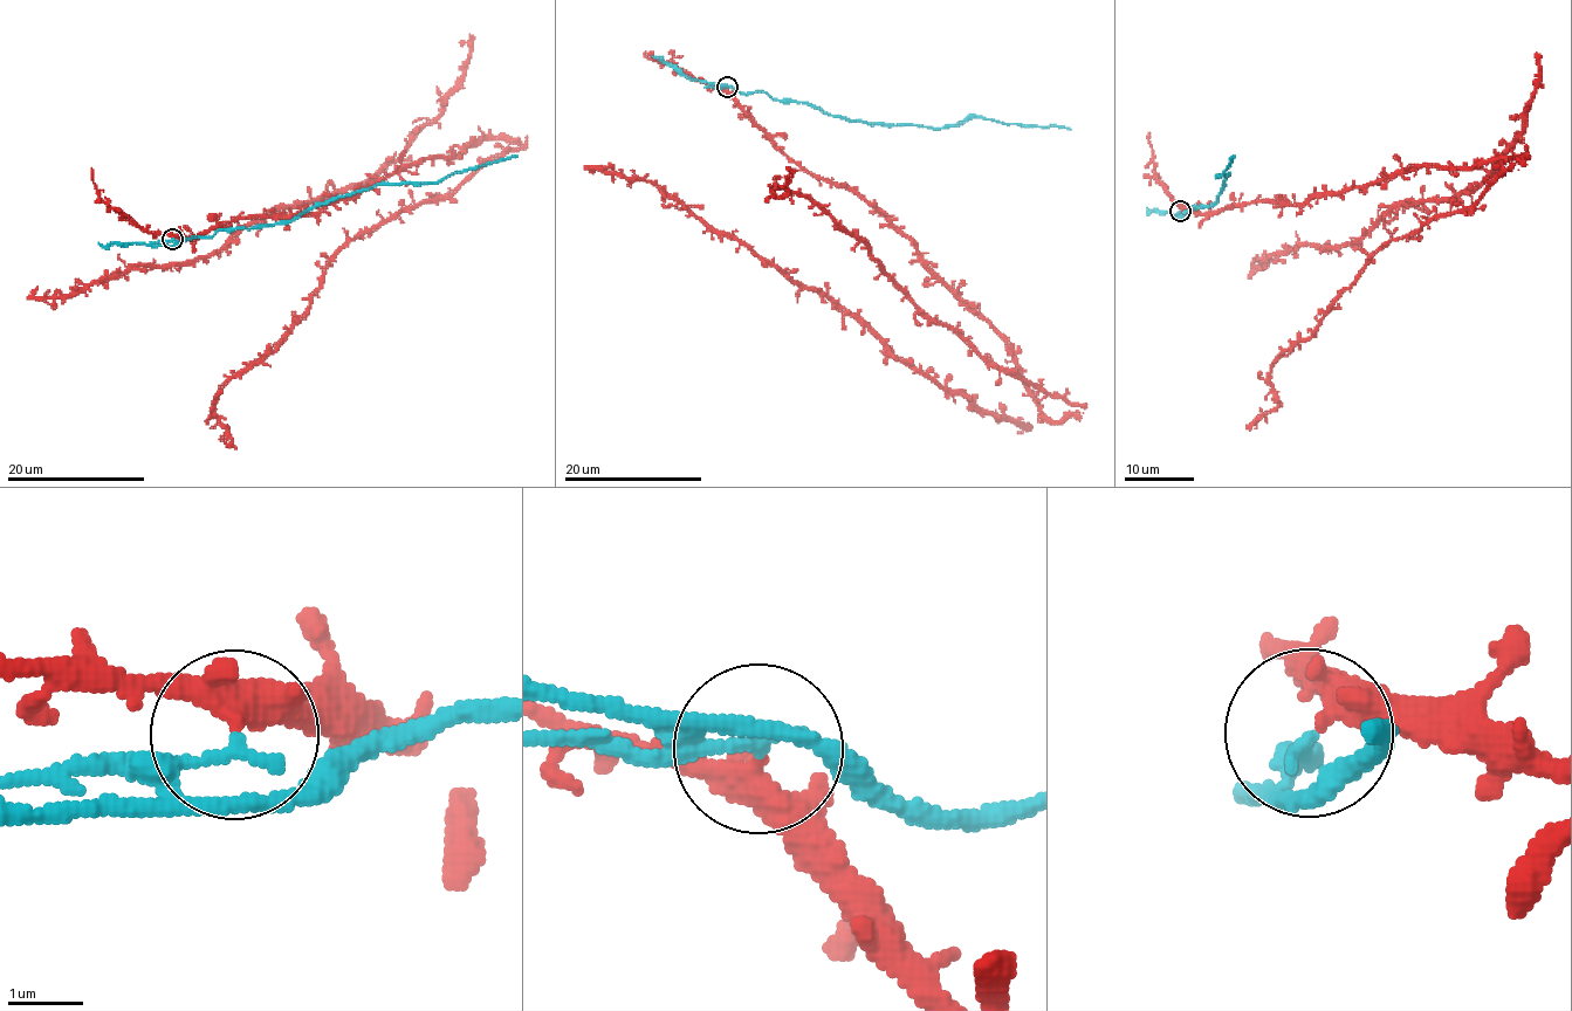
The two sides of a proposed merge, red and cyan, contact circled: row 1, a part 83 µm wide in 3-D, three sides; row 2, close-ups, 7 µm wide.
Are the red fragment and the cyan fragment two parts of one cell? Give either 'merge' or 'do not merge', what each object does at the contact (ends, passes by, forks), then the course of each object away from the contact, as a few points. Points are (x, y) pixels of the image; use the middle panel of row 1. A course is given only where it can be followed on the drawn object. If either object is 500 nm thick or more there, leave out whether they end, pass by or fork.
do not merge; red forks; cyan ends; course red (726, 89), (914, 245), (1043, 414), (1083, 413), (993, 368), (809, 198), (774, 193), (786, 167); course cyan (726, 87), (766, 91), (871, 124), (931, 128), (984, 117), (1071, 129)

